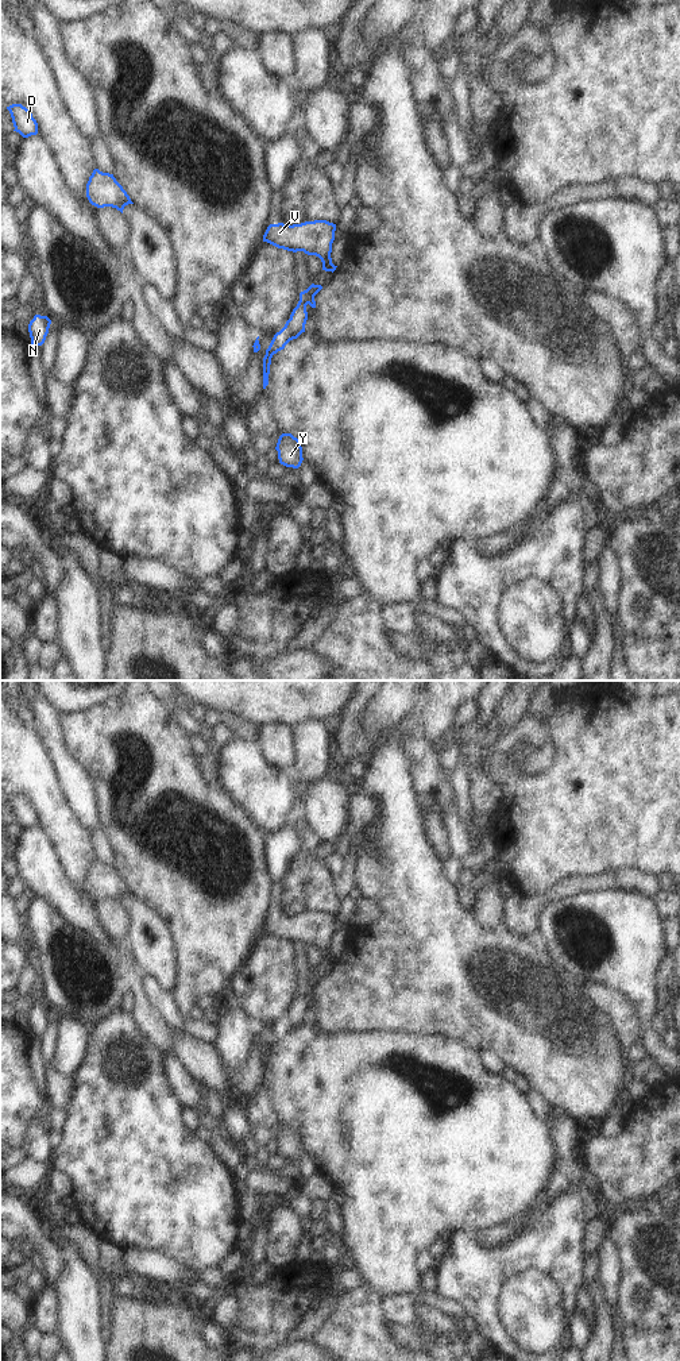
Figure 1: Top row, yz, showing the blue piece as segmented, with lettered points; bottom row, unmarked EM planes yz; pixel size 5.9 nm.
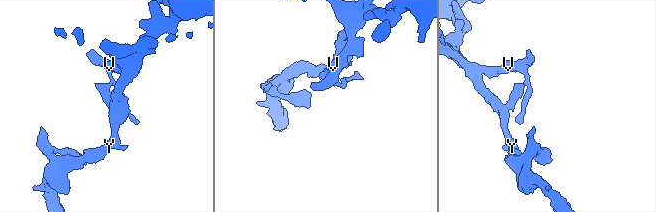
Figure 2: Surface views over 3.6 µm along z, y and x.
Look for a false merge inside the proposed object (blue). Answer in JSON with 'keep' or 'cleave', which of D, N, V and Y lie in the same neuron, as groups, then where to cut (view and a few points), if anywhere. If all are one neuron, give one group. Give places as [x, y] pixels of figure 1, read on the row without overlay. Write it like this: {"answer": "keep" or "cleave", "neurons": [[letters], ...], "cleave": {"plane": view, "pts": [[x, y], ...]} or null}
{"answer": "cleave", "neurons": [["D", "Y"], ["N", "V"]], "cleave": {"plane": "yz", "pts": [[305, 982], [313, 989]]}}

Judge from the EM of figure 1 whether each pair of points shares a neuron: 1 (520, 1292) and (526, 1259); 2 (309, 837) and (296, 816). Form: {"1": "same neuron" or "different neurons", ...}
{"1": "different neurons", "2": "same neuron"}

